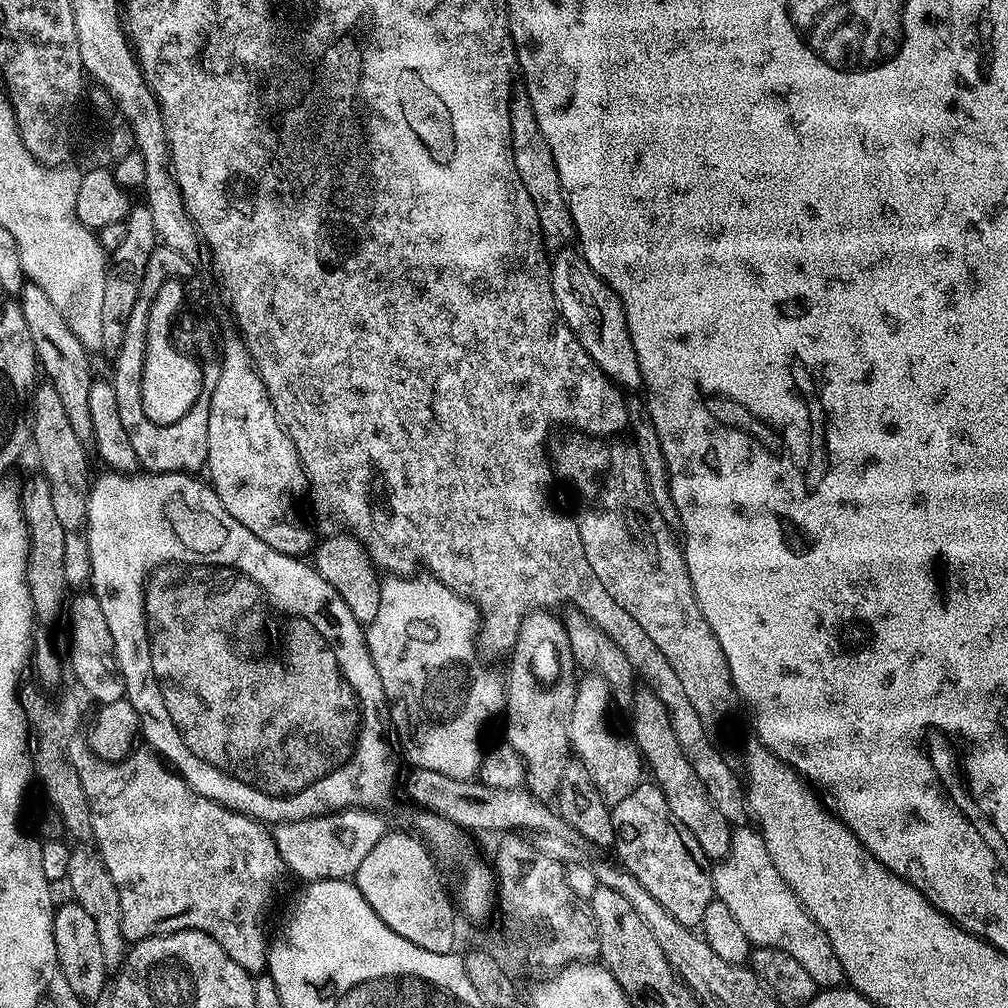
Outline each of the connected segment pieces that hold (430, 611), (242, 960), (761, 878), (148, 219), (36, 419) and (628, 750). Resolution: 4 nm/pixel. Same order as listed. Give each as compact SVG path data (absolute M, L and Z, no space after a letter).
M388 578L381 583L380 601L378 602L378 615L374 622L366 626L366 639L370 658L374 662L374 670L378 670L378 678L382 678L382 690L388 705L387 715L390 717L390 724L396 727L396 736L400 739L400 748L404 751L407 762L413 768L425 768L426 770L438 770L438 774L446 774L450 778L467 780L475 777L480 771L480 735L488 724L491 716L499 717L504 711L505 683L486 672L481 666L478 657L478 609L468 601L463 600L453 588L445 586L441 580L427 578L428 580L416 580L417 578Z
M69 743L68 757L74 770L78 770L78 778L82 778L82 790L88 795L94 847L106 870L110 870L114 886L118 886L125 941L195 928L213 936L218 946L248 973L263 973L270 943L269 937L264 937L264 911L280 880L280 872L285 871L271 831L261 821L198 794L155 751L136 750L125 760L111 764L94 755L87 743L76 743Z
M737 827L732 833L732 851L728 853L728 859L719 861L711 869L711 874L715 899L726 902L726 907L733 912L734 919L742 925L749 942L754 946L786 950L790 958L798 958L798 962L806 966L810 978L814 978L817 989L838 988L845 983L842 962L838 962L838 954L834 954L830 946L830 938L826 938L822 926L814 922L814 918L804 908L804 903L796 897L786 878L782 878L782 874L778 872L778 866L774 866L774 858L770 858L770 850L766 850L764 835L760 831L755 827Z
M143 202L133 203L128 209L128 217L124 219L126 239L118 245L118 250L110 254L107 261L106 290L102 301L102 338L104 348L119 353L122 346L124 324L130 318L134 304L138 302L146 278L147 263L158 245L158 237L154 230L154 217L150 214L148 205Z
M47 382L37 383L32 393L32 444L34 452L40 455L42 474L48 480L50 494L54 498L54 511L58 514L58 522L62 522L62 530L66 534L66 555L63 565L66 569L66 582L73 589L80 590L91 581L90 550L88 538L84 531L88 523L86 518L86 502L90 487L88 476L88 452L85 441L74 434L74 426L70 426L70 417L62 403L58 390Z
M588 674L576 685L574 710L570 714L568 733L575 759L590 770L590 778L594 778L594 786L598 786L598 794L610 806L622 802L626 794L630 794L642 782L640 776L646 772L646 764L639 748L631 739L619 736L608 729L608 708L610 695L608 683L599 674Z

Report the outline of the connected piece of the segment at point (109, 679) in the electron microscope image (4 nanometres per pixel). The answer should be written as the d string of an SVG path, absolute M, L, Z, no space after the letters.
M80 590L75 595L71 597L66 608L66 620L68 616L68 624L72 627L71 675L72 672L76 675L76 680L84 687L85 694L93 696L97 705L123 700L126 696L124 676L120 672L120 663L116 660L116 647L114 638L110 638L106 613L102 611L98 598L91 590Z

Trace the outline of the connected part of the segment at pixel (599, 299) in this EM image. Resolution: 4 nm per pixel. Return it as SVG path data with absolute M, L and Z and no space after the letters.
M565 250L551 261L552 289L560 317L570 326L578 342L590 354L590 358L617 388L639 389L644 383L638 366L638 354L634 354L634 342L626 326L626 314L618 294L584 261L576 250Z

